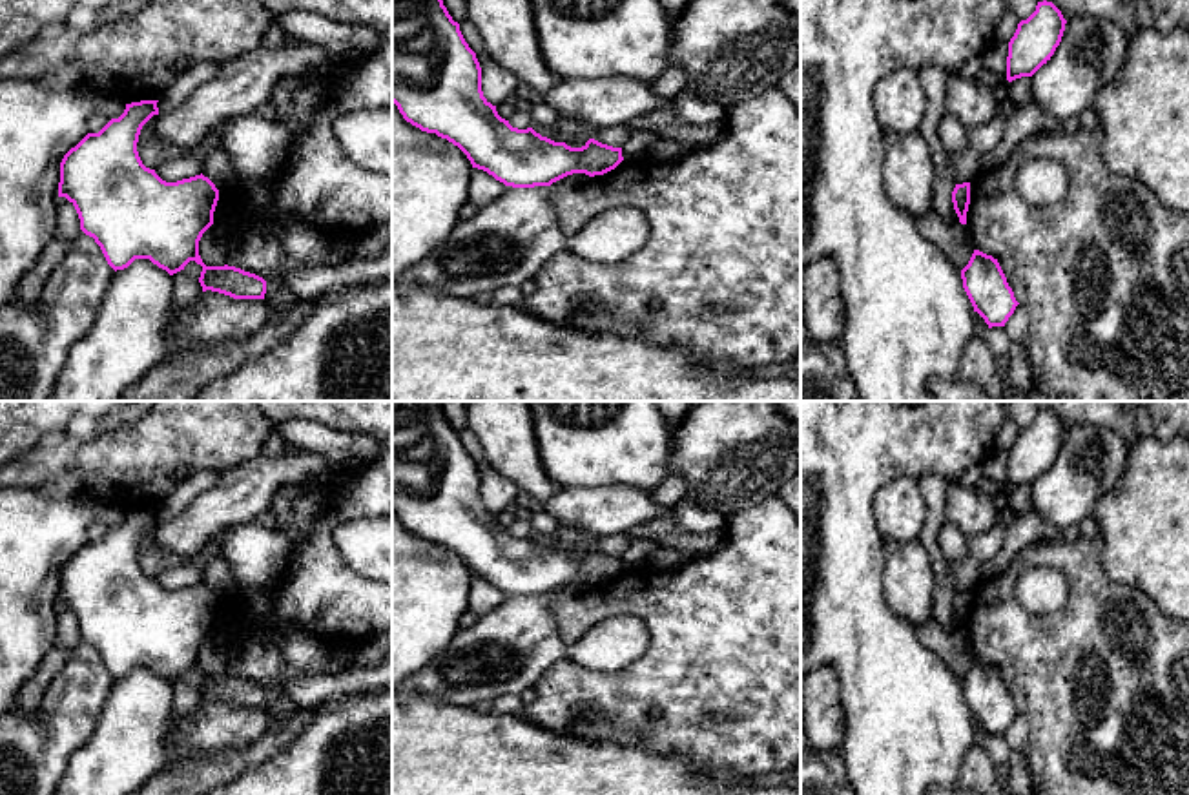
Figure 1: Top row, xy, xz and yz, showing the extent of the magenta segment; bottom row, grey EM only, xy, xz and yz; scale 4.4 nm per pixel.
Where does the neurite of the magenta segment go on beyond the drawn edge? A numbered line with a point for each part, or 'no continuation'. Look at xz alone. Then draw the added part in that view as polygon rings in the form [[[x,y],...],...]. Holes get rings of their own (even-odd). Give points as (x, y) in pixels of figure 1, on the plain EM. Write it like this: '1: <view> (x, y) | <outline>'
no continuation

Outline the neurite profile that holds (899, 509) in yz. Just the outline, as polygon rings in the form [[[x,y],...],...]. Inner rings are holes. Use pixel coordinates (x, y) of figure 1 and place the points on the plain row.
[[[915,478],[886,481],[875,494],[874,512],[884,543],[915,542],[926,520],[926,503]]]

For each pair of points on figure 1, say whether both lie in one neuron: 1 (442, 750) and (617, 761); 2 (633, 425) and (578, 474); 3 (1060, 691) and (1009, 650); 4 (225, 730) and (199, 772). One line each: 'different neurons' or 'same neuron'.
1: same neuron
2: same neuron
3: same neuron
4: different neurons

